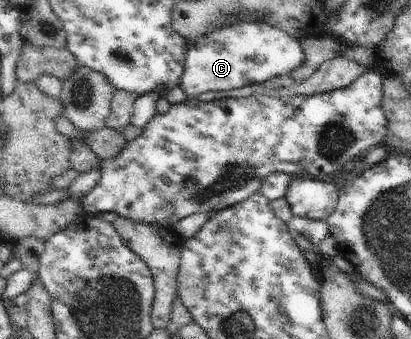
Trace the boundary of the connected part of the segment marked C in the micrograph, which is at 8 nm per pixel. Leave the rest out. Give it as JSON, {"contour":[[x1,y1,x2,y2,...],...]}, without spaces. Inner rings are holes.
{"contour":[[236,21,204,35,187,49,179,85,188,99,197,98,207,91,235,90,291,75,304,59,301,42,279,27,263,21]]}

